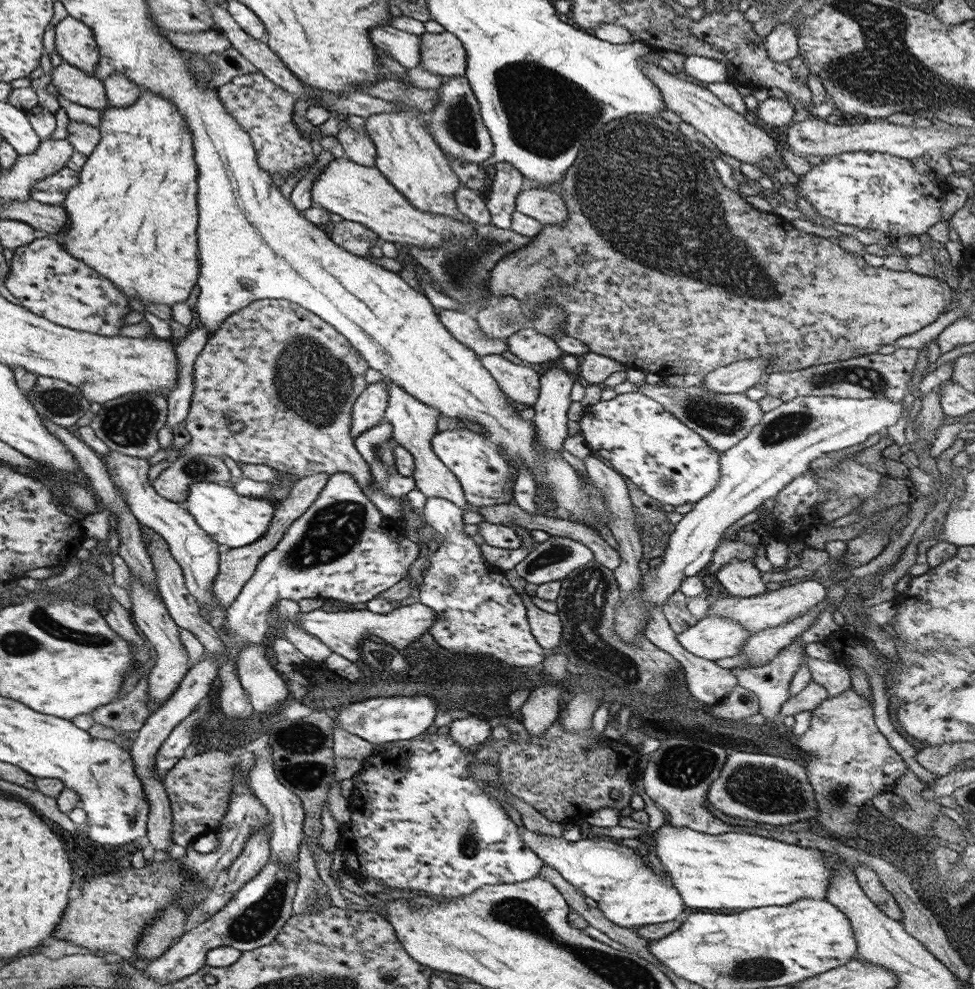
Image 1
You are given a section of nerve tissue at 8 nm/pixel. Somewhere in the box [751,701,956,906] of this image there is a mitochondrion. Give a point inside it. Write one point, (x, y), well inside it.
(840, 797)

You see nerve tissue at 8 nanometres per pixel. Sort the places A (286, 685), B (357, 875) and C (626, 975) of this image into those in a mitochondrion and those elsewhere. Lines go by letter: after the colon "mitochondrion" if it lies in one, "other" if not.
A: other
B: other
C: mitochondrion

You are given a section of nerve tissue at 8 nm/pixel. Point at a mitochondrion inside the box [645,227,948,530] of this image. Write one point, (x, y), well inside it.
(724, 419)

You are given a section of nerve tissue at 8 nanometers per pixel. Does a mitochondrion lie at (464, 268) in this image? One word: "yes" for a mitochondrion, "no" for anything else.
yes

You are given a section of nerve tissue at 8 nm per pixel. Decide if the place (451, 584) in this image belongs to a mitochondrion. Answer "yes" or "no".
yes

